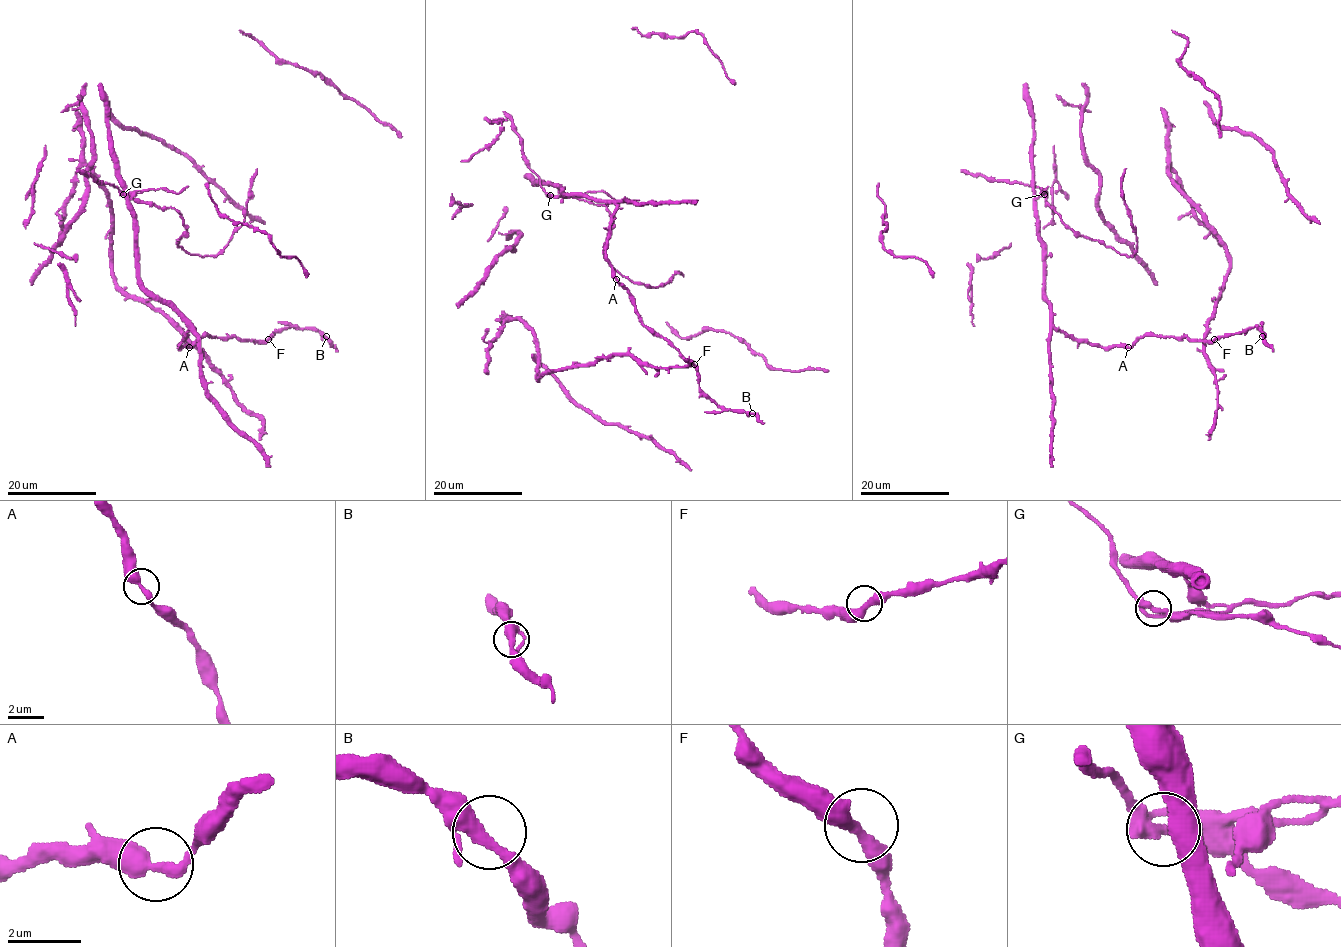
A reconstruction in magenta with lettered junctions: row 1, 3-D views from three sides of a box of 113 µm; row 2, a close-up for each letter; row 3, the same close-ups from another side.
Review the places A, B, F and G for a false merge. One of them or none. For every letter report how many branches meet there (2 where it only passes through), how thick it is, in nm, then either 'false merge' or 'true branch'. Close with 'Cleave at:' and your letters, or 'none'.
A: 2 | 400 nm | true branch
B: 2 | 360 nm | true branch
F: 2 | 380 nm | true branch
G: 2 | 400 nm | false merge
Cleave at: G

